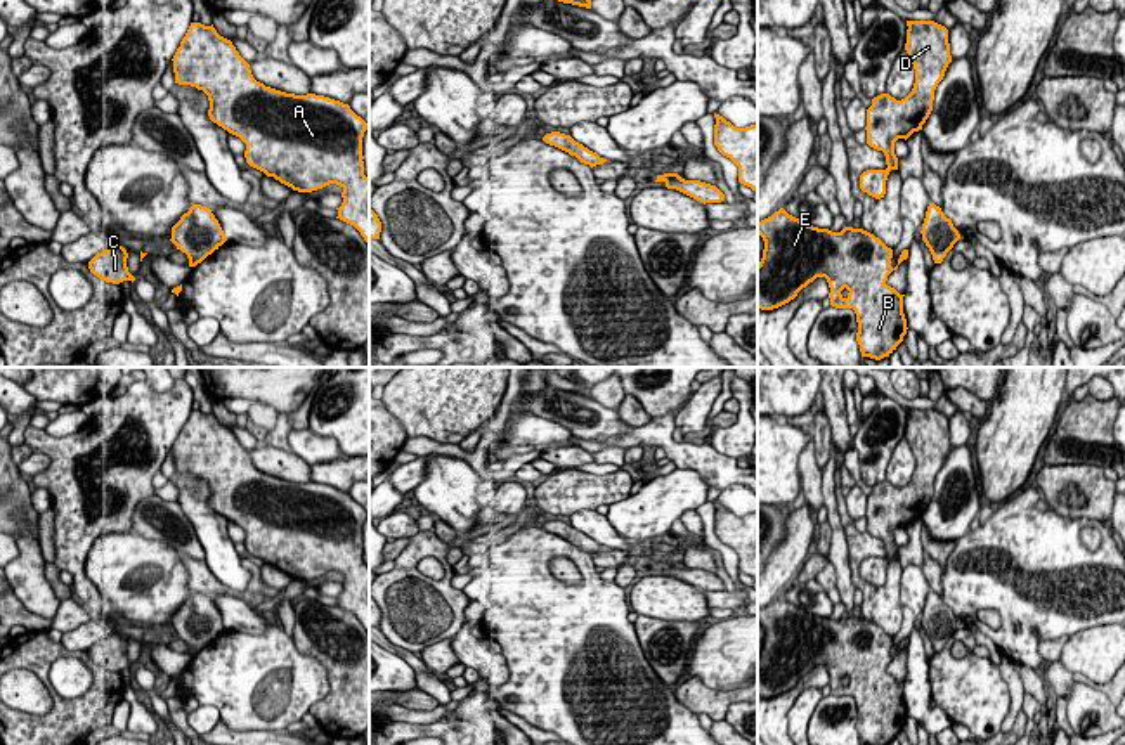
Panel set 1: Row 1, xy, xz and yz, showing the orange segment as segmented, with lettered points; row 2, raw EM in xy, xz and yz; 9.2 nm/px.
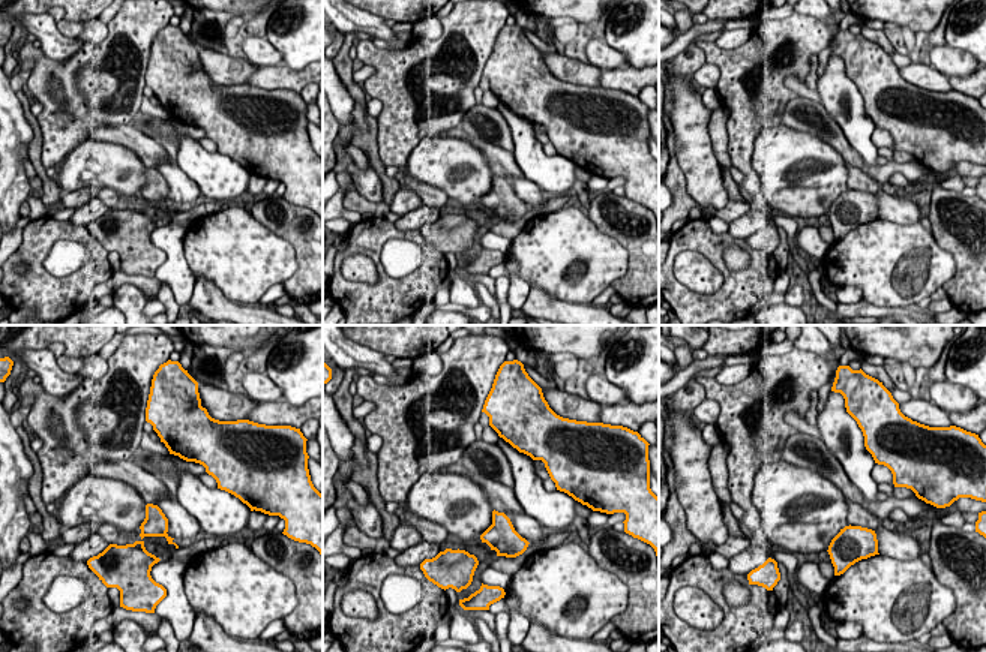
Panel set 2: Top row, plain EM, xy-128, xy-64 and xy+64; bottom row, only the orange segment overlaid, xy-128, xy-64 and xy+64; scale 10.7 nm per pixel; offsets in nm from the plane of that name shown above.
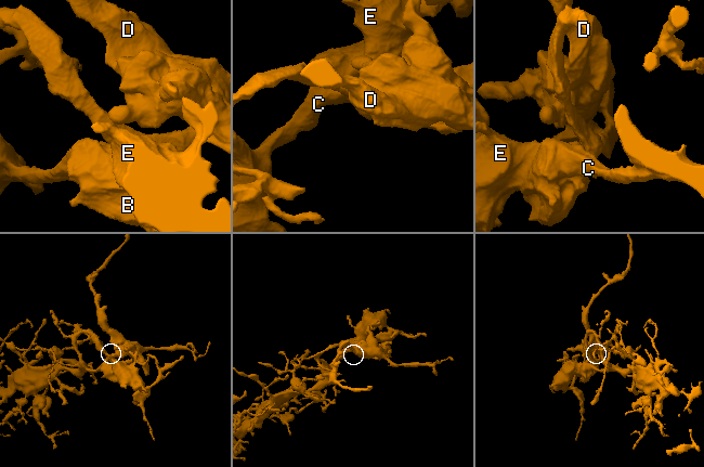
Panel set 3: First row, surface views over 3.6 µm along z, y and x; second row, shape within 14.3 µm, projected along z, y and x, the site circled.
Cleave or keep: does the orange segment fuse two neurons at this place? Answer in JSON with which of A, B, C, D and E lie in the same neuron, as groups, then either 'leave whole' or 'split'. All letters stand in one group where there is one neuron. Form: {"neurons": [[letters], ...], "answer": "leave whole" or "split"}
{"neurons": [["A", "B", "C", "D", "E"]], "answer": "leave whole"}

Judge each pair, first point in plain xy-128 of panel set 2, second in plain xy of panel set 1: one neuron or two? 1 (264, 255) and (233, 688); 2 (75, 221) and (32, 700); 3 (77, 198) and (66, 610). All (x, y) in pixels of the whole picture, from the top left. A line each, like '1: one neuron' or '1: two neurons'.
1: one neuron
2: two neurons
3: one neuron

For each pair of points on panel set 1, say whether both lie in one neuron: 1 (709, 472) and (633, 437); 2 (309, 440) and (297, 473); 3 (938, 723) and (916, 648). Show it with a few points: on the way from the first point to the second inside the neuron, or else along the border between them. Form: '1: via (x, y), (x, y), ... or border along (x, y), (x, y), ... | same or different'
1: via (690, 456), (675, 451), (661, 437), (652, 437) | same
2: border along (290, 451), (309, 466) | different
3: via (919, 704), (917, 667) | same

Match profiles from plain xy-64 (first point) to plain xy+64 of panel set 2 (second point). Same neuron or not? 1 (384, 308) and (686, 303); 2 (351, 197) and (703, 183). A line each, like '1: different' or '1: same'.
1: same
2: different

